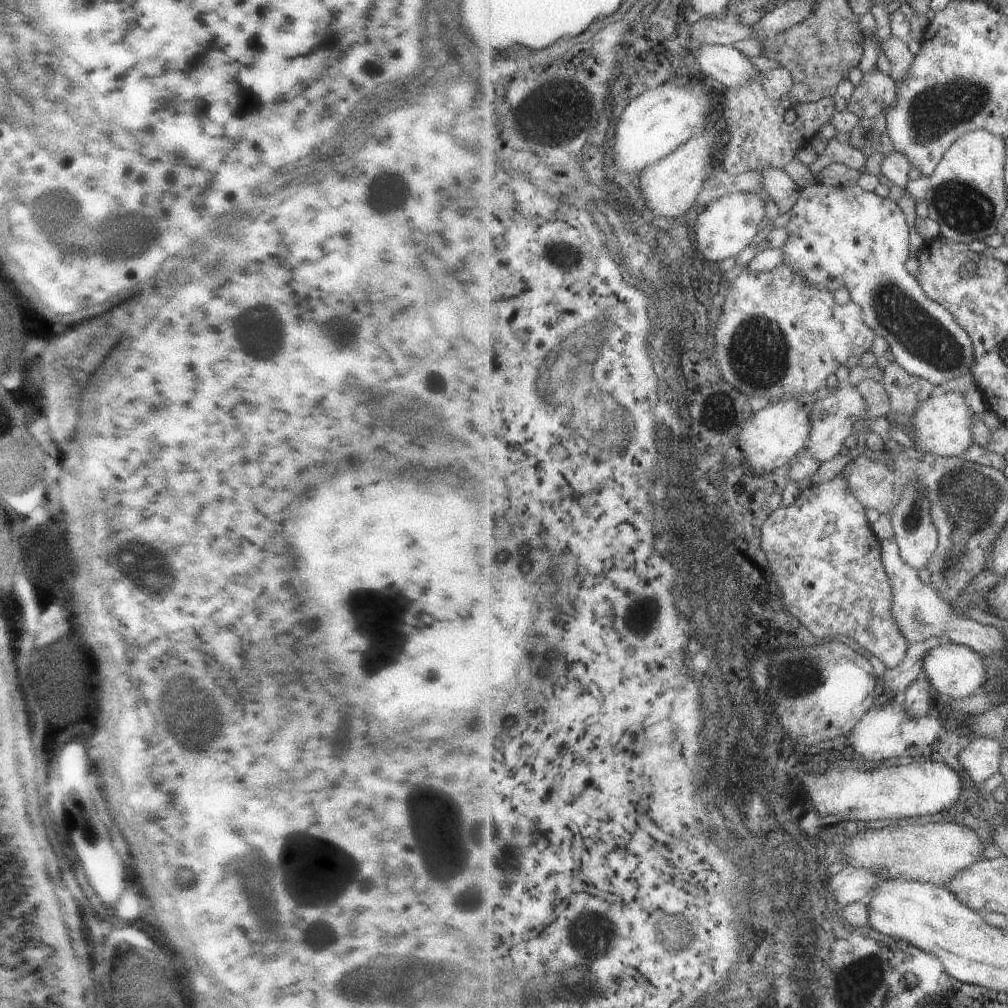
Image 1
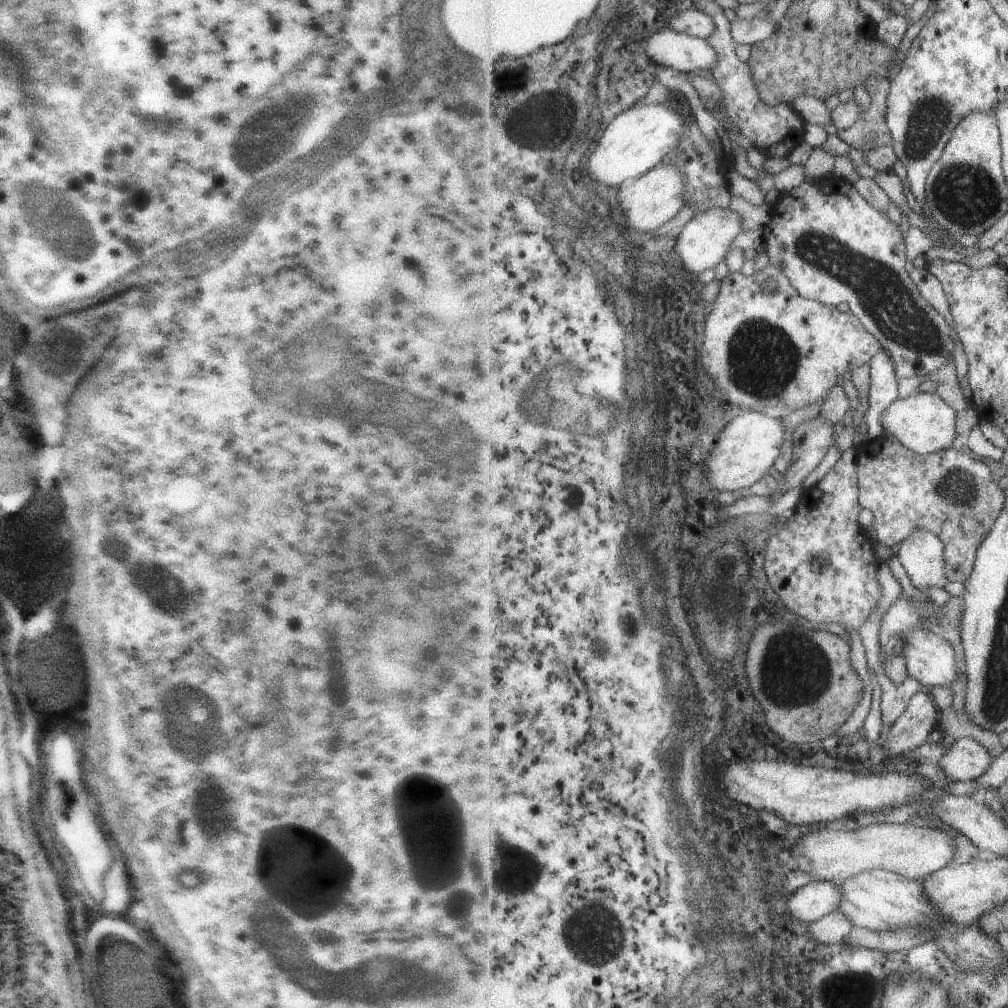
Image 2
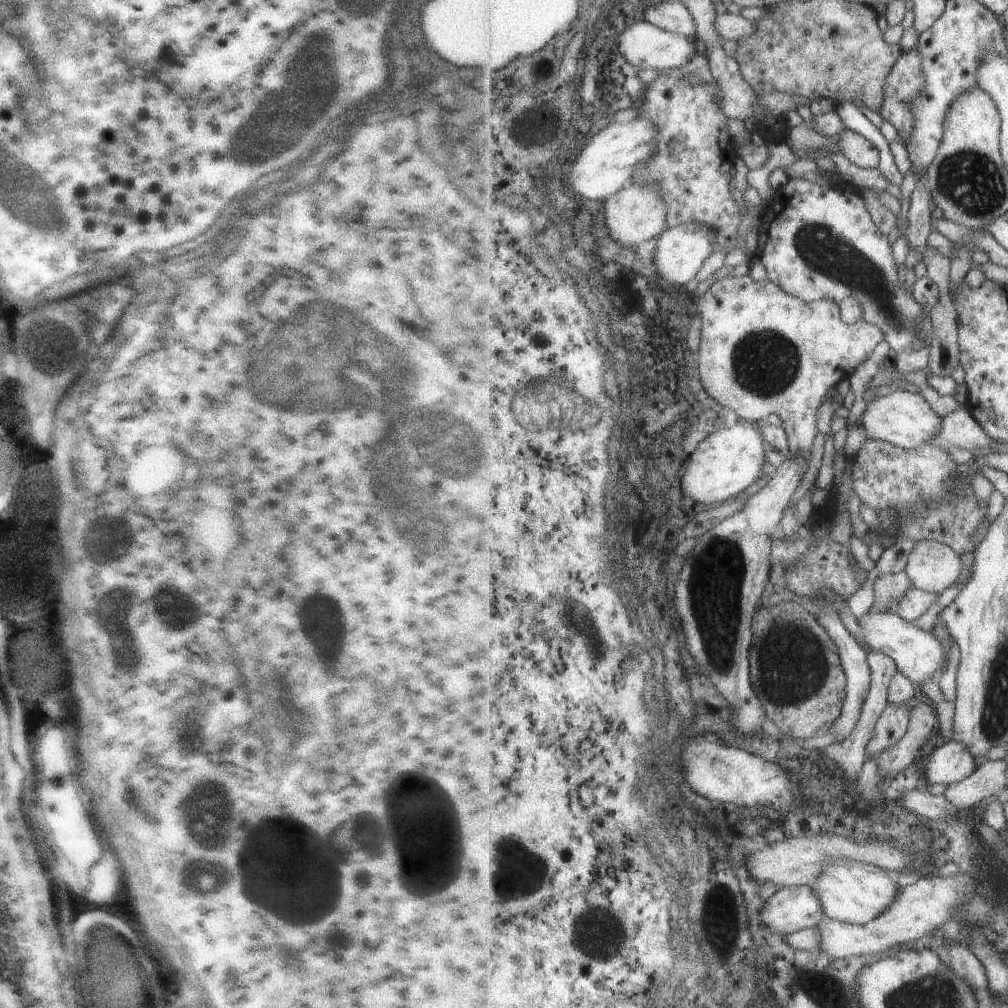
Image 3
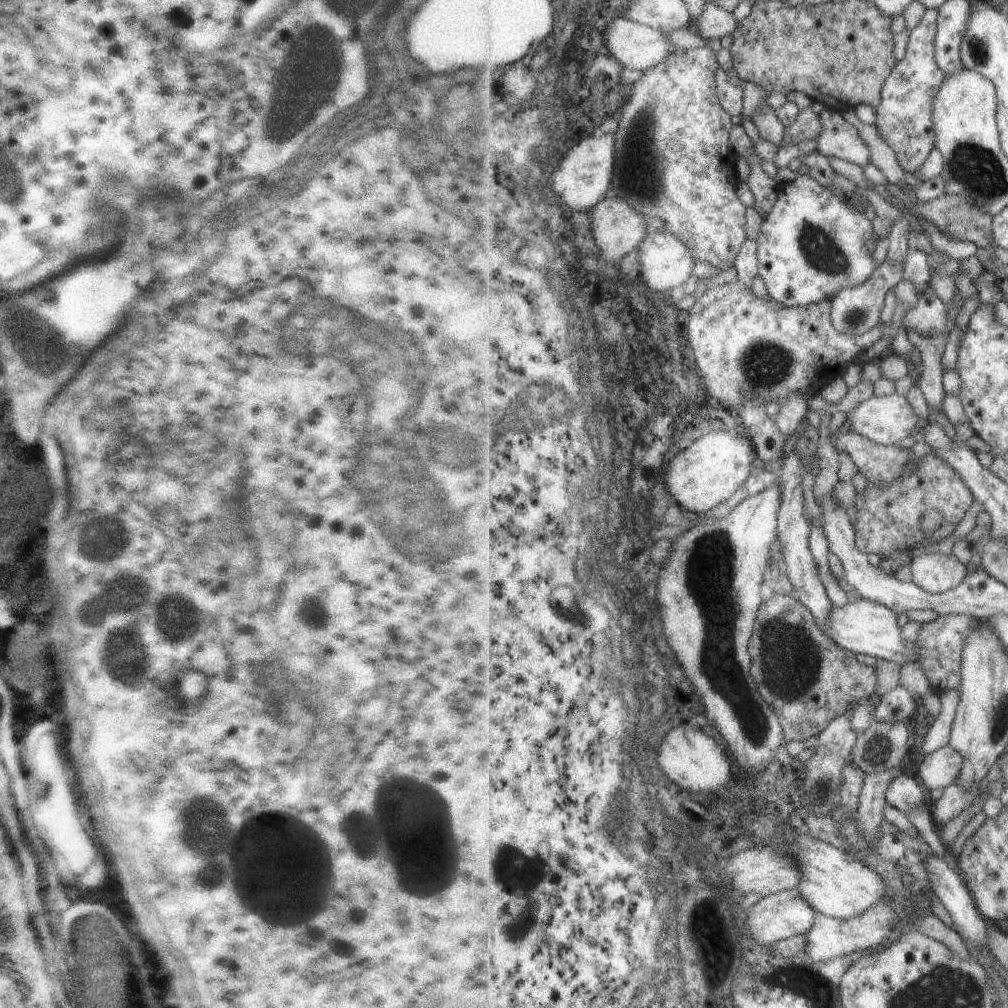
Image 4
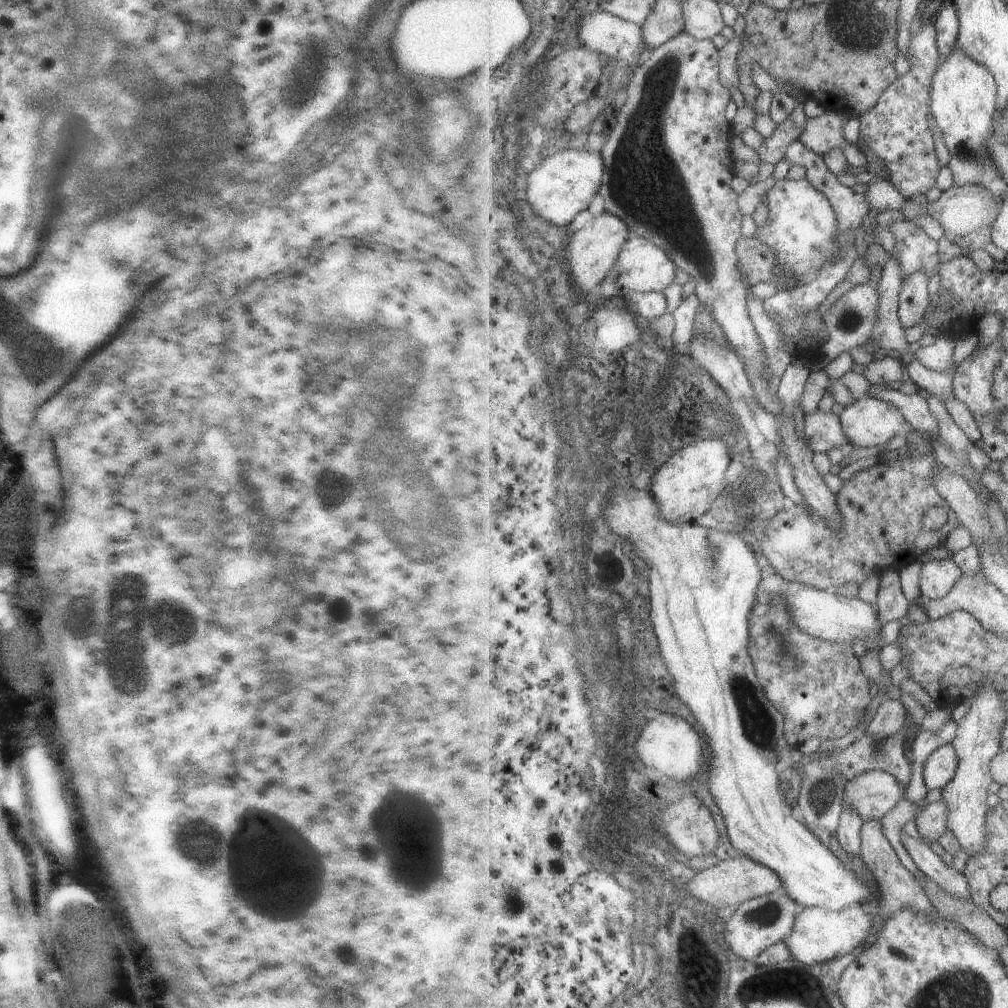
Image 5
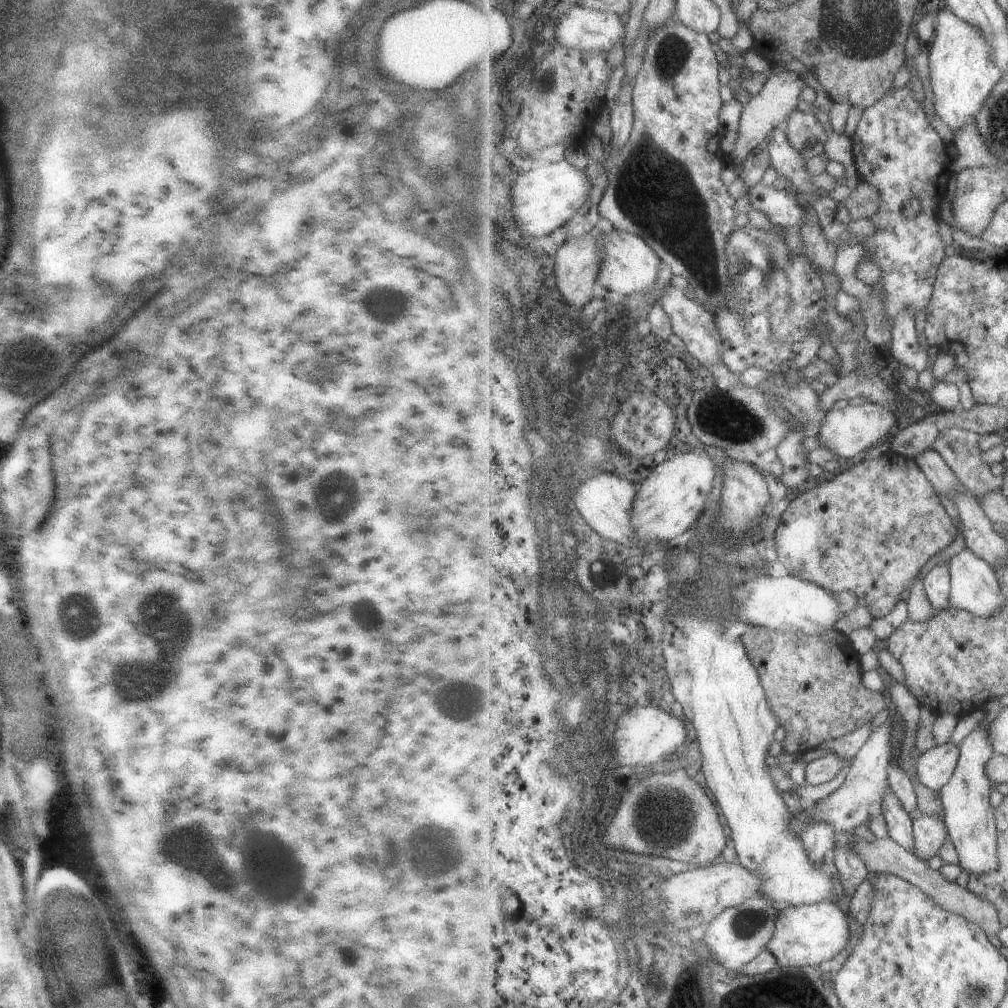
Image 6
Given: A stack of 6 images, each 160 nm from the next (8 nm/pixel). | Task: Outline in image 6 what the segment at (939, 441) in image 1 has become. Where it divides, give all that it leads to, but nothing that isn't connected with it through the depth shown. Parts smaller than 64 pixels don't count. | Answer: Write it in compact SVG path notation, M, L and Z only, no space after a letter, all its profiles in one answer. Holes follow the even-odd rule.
M867 401L861 404L848 404L841 409L830 410L824 418L820 426L818 436L820 442L830 450L834 451L835 456L839 460L851 463L861 456L865 455L867 450L873 446L889 439L896 431L897 416L894 409Z

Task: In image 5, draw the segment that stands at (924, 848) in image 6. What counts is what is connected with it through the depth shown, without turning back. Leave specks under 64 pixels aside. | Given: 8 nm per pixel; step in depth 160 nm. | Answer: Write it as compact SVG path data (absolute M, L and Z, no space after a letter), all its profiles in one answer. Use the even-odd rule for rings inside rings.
M941 799L928 804L918 812L915 824L918 834L925 842L939 840L949 828L949 807L947 803Z

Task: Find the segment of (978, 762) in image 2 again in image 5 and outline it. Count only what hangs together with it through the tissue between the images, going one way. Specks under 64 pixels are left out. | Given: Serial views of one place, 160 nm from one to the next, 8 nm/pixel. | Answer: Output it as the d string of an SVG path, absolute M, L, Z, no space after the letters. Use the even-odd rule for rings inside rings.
M952 743L938 748L924 764L924 781L929 790L944 789L956 776L959 758Z

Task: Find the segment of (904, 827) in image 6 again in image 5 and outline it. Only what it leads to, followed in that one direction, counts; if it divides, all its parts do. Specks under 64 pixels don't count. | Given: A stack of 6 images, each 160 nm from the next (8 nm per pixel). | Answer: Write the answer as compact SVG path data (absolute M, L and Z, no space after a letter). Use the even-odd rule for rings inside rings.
M903 833L903 844L910 857L917 863L919 870L933 879L946 893L958 899L972 900L968 878L948 865L938 852L935 852L925 840L913 838Z

